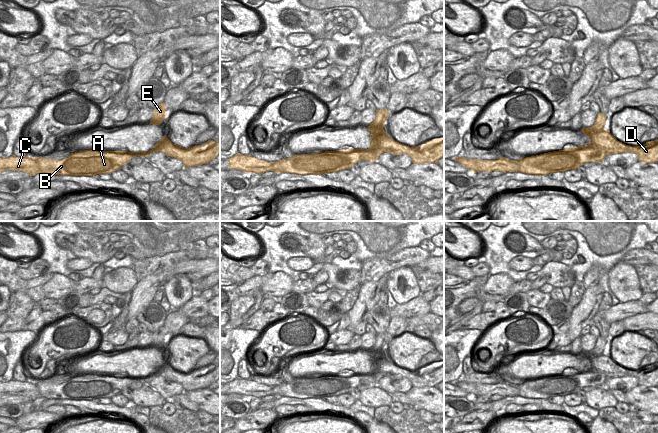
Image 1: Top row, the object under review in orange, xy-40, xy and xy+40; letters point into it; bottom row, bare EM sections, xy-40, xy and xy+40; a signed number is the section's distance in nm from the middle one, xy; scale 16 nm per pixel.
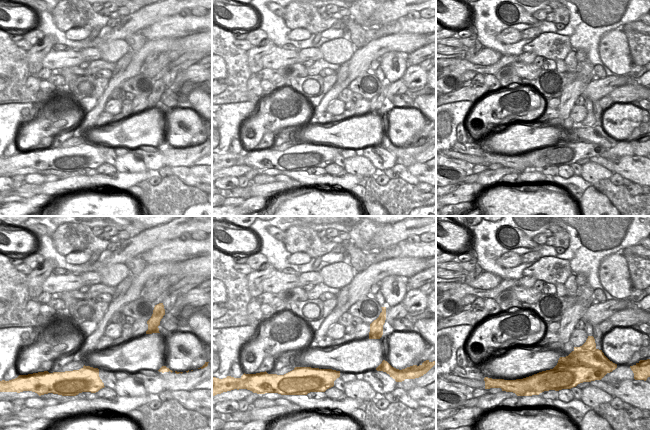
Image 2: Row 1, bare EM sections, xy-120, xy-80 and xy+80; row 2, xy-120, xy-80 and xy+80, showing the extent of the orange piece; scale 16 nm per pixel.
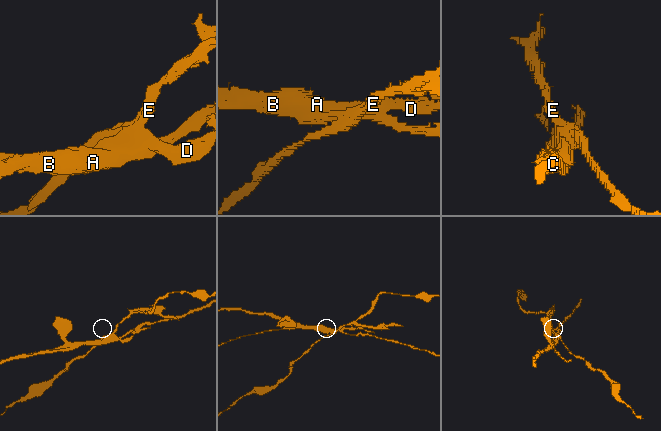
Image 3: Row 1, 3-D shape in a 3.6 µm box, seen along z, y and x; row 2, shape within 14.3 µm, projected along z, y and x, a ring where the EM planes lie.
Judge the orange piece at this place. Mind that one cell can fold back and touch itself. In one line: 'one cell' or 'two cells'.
two cells

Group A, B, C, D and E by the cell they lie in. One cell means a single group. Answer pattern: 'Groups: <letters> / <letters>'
Groups: A B C / D E.

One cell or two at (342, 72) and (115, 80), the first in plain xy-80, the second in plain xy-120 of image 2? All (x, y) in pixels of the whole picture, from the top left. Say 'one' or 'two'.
two

